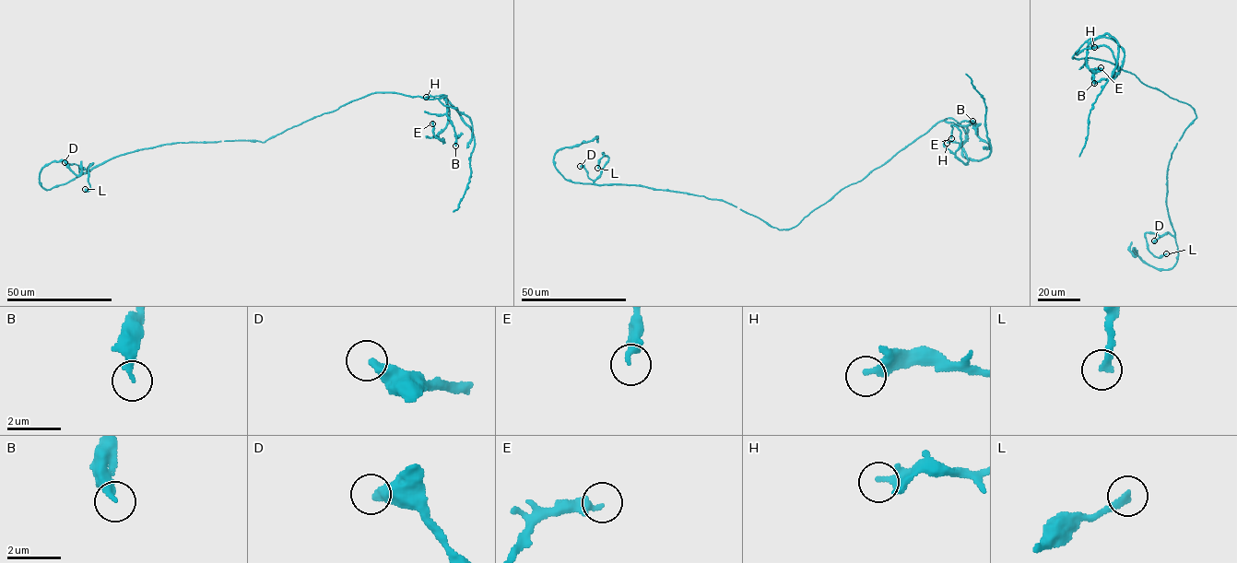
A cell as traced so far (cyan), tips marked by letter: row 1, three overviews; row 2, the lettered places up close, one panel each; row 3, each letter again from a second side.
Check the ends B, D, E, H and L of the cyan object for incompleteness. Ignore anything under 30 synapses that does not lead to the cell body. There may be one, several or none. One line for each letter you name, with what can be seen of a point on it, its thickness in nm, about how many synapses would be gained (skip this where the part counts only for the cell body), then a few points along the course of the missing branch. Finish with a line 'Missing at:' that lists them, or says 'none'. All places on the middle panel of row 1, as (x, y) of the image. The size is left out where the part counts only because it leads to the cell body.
Missing at: none

